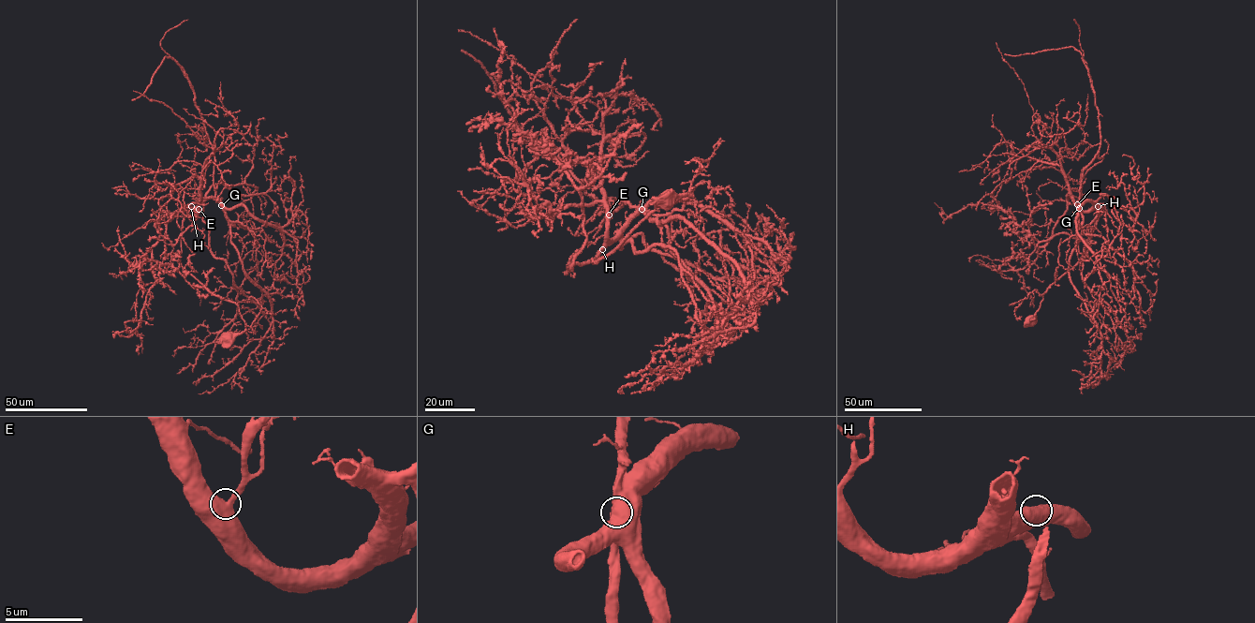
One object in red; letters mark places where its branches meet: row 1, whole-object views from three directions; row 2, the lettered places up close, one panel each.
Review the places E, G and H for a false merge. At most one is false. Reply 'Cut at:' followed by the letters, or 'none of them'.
Cut at: G

